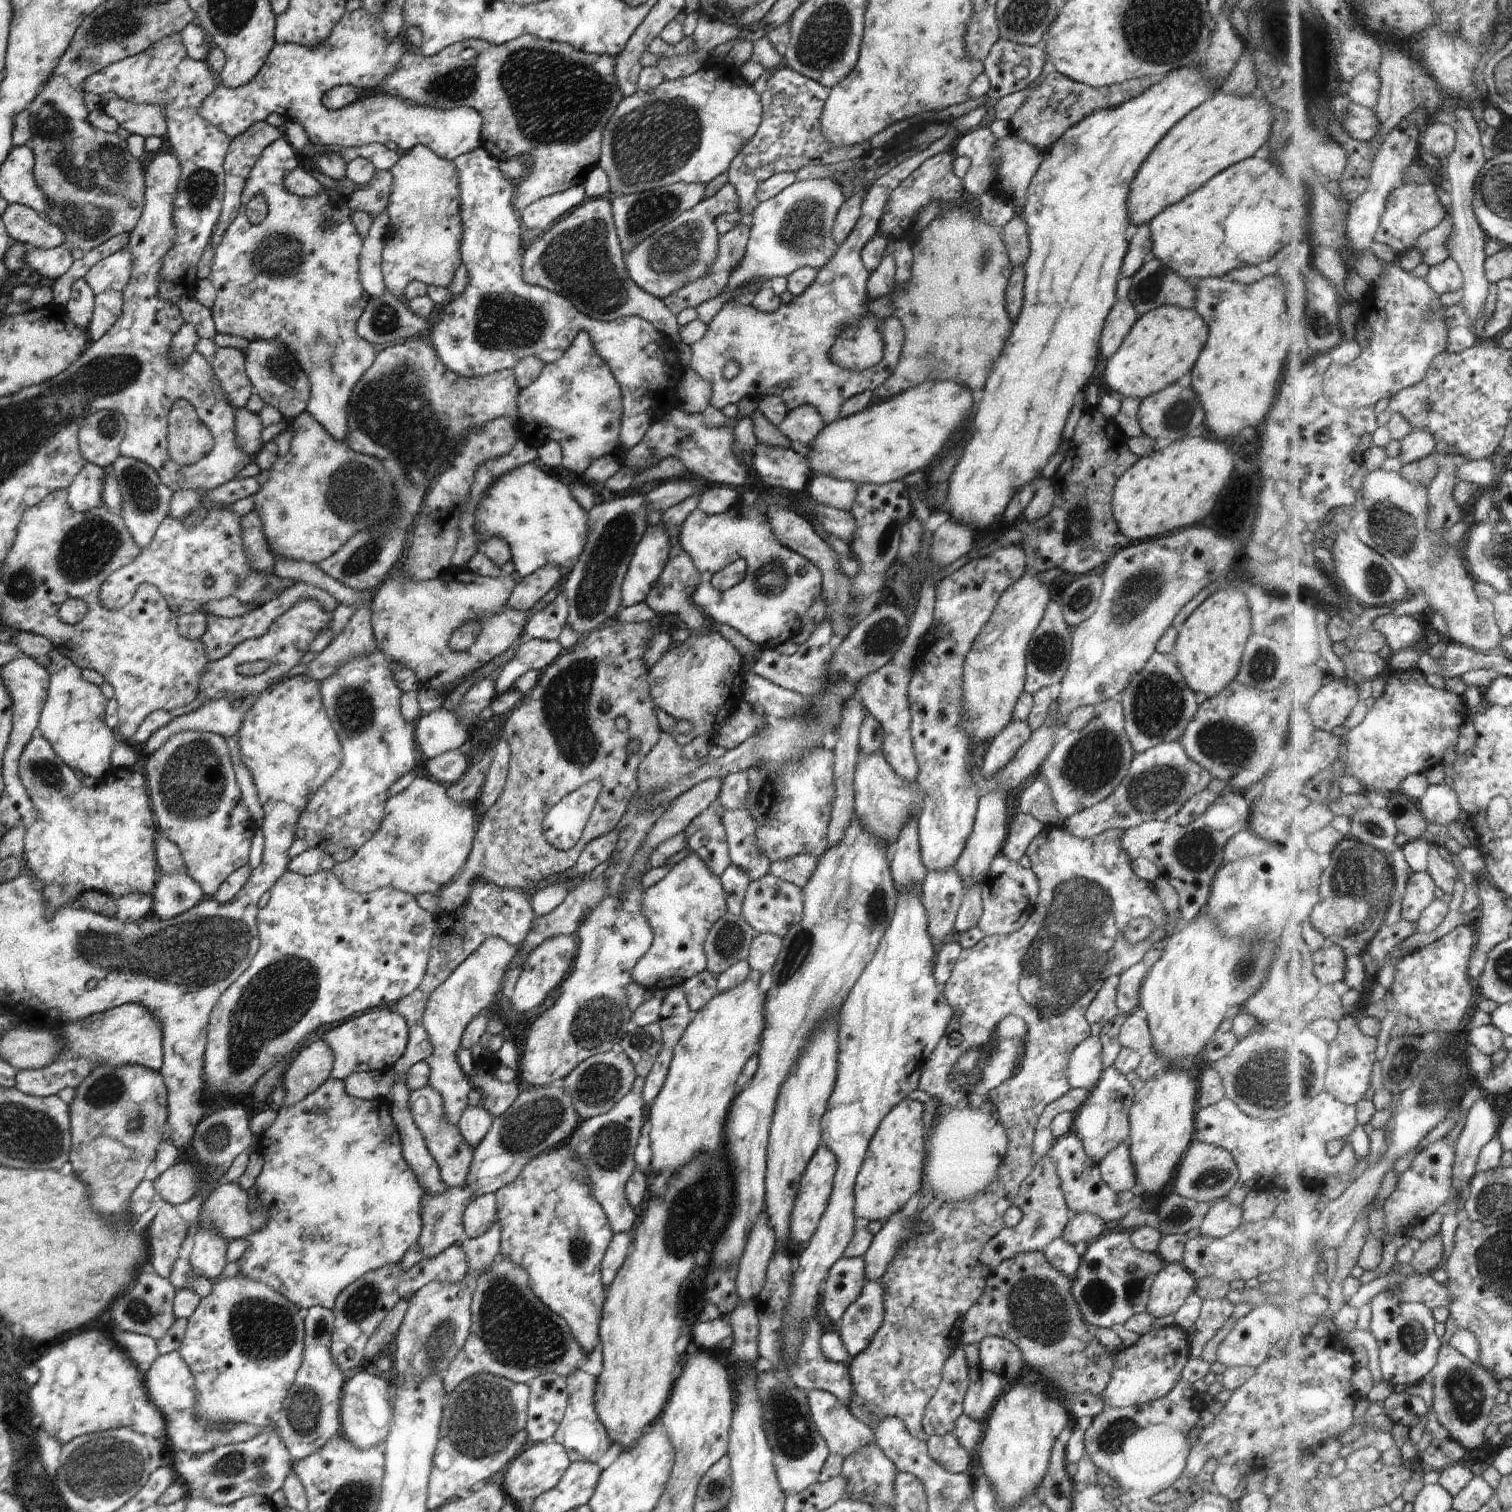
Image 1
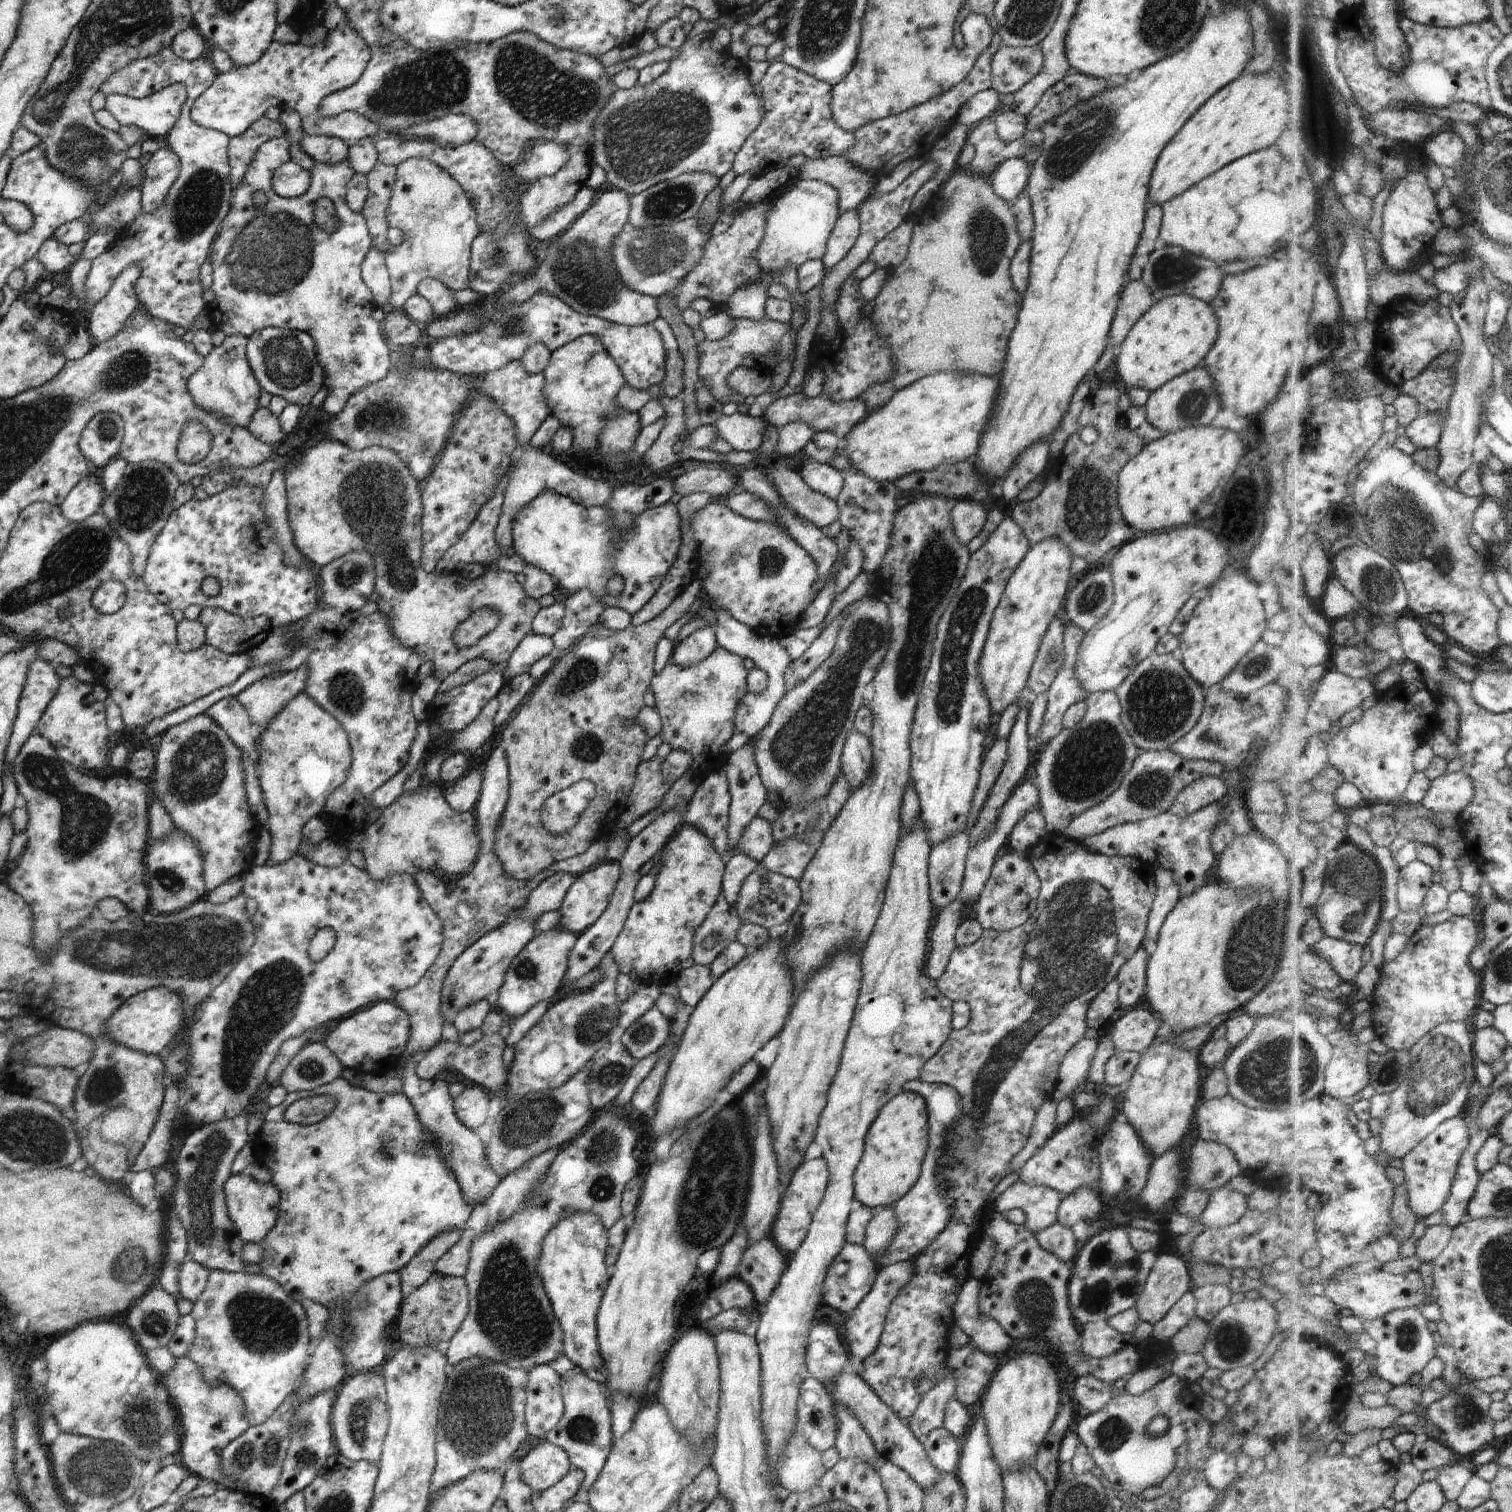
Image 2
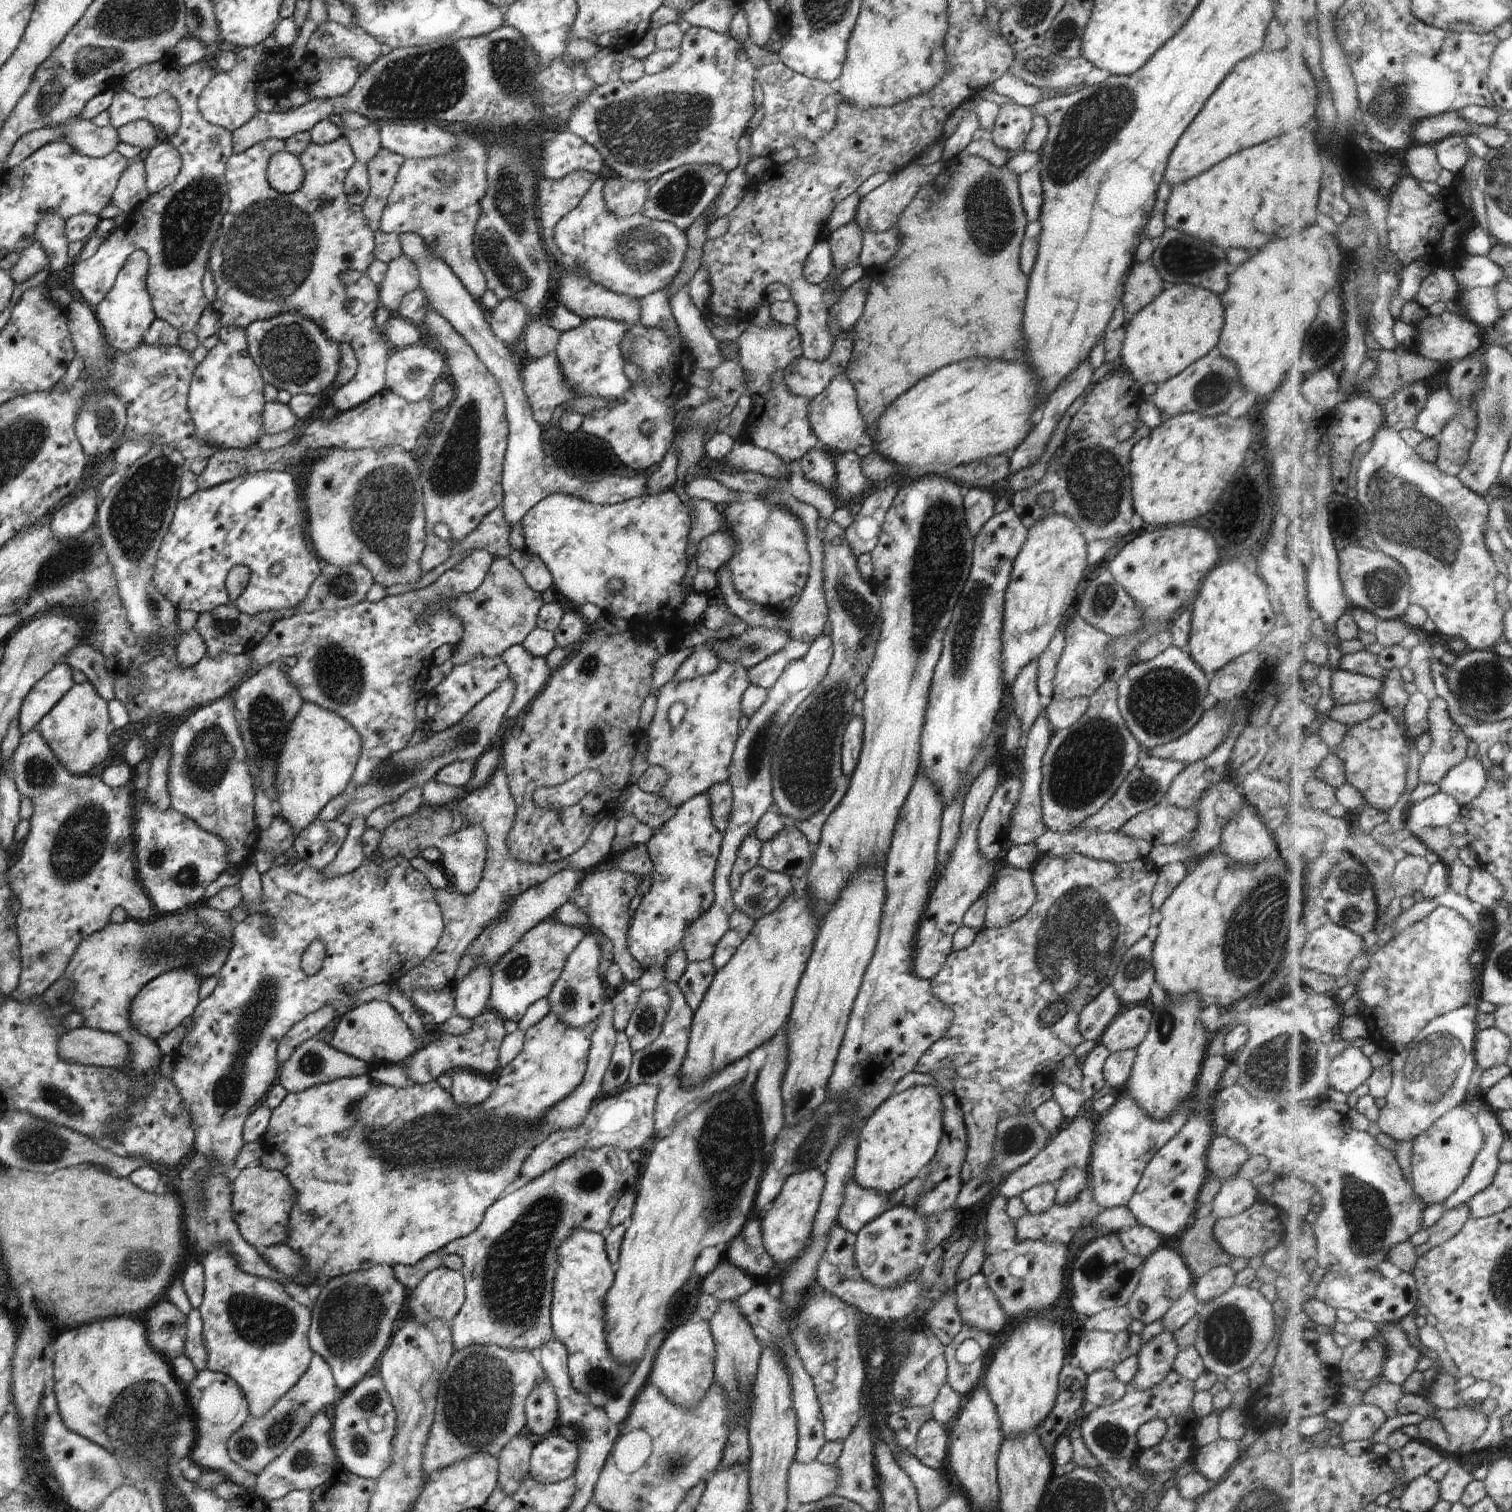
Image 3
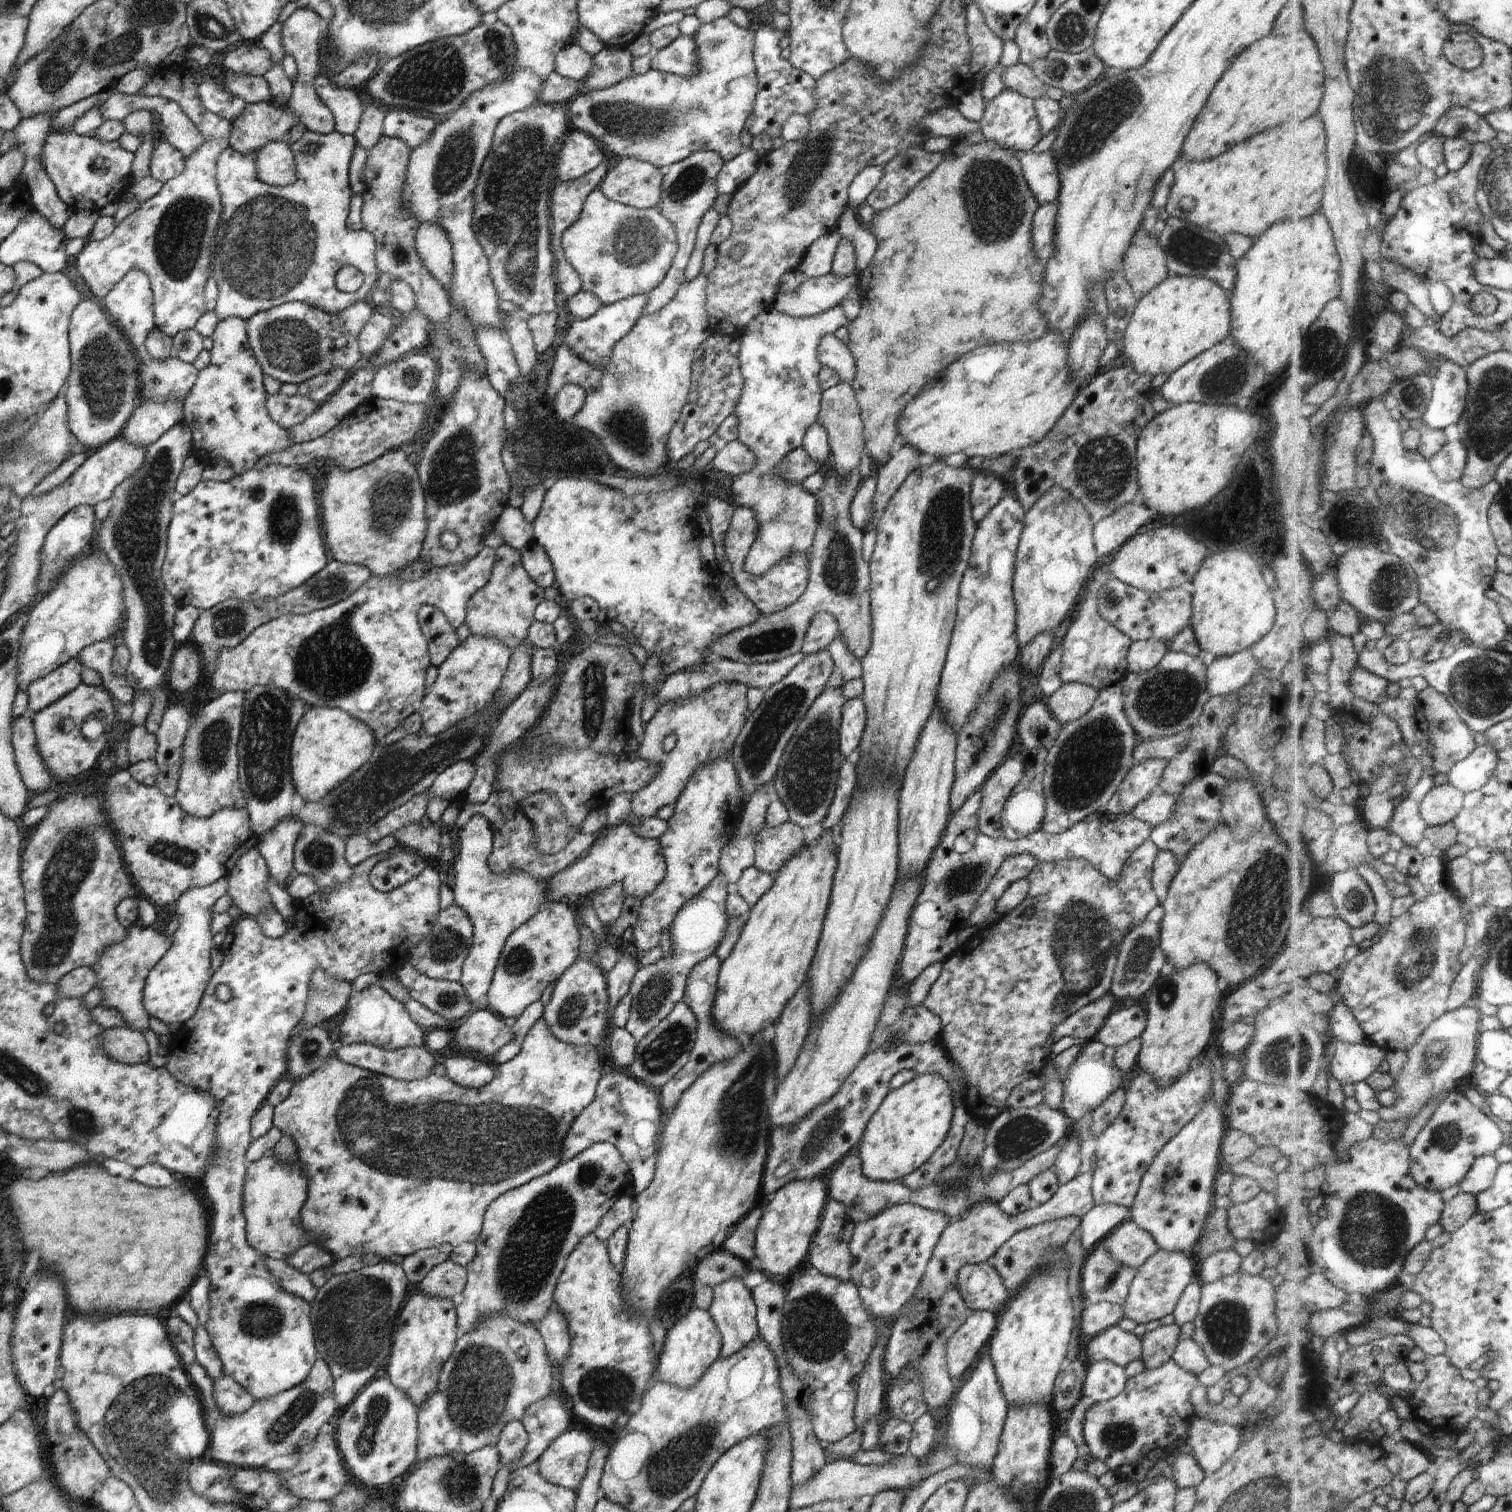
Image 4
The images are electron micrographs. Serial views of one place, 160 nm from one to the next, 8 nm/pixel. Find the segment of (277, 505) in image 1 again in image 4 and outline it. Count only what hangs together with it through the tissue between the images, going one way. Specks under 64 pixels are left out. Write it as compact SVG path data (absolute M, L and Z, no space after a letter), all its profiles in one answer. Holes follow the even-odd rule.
M403 450L388 451L376 460L352 470L332 464L325 476L324 488L318 495L318 501L325 547L335 561L362 565L372 575L383 577L408 567L420 558L427 536L425 494L417 467L408 461ZM503 544L495 550L494 566L488 582L466 604L463 624L468 626L471 635L494 637L513 651L520 645L528 644L527 632L535 621L535 608L543 600L543 589L528 576L520 553Z

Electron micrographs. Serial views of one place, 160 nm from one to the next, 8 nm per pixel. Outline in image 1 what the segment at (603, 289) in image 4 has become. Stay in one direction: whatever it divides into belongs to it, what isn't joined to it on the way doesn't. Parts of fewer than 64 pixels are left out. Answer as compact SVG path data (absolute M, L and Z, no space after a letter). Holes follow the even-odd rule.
M728 183L714 196L697 202L696 206L666 223L629 253L624 253L623 259L630 278L648 294L664 300L673 292L706 277L711 272L718 252L720 234L715 222L723 214L736 212L739 209L739 200L736 189ZM582 185L570 187L564 192L535 200L521 210L519 218L530 230L543 233L550 229L560 217L568 214L569 210L582 204L586 198Z

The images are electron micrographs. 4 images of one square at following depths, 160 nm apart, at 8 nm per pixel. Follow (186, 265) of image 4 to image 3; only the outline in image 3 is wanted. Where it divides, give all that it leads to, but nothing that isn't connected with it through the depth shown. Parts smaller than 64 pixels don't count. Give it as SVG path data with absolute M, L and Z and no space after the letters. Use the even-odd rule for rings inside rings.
M168 55L164 60L141 66L123 78L120 84L121 88L138 98L149 99L156 94L169 92L178 101L181 110L181 123L176 132L168 136L168 140L180 153L181 171L170 186L150 196L146 202L140 203L136 209L127 215L126 220L113 229L111 235L102 241L98 250L88 260L71 264L70 269L74 276L72 282L90 307L100 304L106 298L128 255L137 250L144 251L149 258L146 278L147 291L153 304L156 319L166 321L179 333L192 333L204 309L210 306L209 300L202 291L202 276L204 276L206 266L208 266L210 249L219 235L221 220L230 206L225 172L226 162L228 162L229 156L233 154L233 138L229 130L210 124L200 114L197 104L200 93L206 88L217 71L208 68L208 66L202 66L201 62L182 66L171 55Z

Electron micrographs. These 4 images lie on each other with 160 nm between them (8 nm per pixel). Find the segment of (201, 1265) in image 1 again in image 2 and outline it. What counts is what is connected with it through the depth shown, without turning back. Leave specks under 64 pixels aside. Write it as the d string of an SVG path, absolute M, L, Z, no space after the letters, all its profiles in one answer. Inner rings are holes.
M240 1114L231 1119L200 1125L184 1138L184 1144L175 1159L173 1212L178 1215L187 1232L187 1252L190 1252L192 1261L211 1271L233 1273L242 1271L245 1265L241 1257L245 1242L229 1219L223 1186L232 1175L231 1166L236 1155L252 1140L247 1133L246 1118Z

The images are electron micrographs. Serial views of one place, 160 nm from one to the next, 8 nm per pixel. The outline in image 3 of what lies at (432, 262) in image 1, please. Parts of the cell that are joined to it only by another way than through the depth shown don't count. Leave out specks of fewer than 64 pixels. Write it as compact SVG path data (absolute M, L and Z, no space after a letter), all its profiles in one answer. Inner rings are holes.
M464 131L457 136L458 148L451 155L428 157L427 159L409 159L403 163L396 175L387 205L384 207L380 230L385 233L414 233L422 237L428 245L428 252L444 261L449 269L457 276L464 288L480 298L487 288L485 276L476 262L473 251L473 238L476 223L480 218L481 200L487 189L487 147L490 140L486 132ZM402 254L387 263L387 271L379 287L379 301L388 311L396 312L405 294L419 288L417 264Z

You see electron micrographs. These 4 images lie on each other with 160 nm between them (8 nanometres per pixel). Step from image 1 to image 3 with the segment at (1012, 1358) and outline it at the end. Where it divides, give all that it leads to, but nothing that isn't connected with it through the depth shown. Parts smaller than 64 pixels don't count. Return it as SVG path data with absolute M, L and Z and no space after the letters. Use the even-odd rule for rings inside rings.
M981 1272L956 1284L955 1301L964 1325L992 1336L1004 1330L1008 1317L1000 1308L995 1294L988 1288L986 1277Z

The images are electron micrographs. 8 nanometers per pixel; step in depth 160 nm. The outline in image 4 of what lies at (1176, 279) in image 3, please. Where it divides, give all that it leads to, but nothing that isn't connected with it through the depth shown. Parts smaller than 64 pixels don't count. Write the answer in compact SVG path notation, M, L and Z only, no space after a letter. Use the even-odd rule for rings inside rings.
M1169 217L1165 220L1165 228L1156 239L1165 252L1170 275L1204 277L1216 282L1227 292L1234 288L1236 261L1231 257L1225 239L1216 233L1208 232L1176 217Z

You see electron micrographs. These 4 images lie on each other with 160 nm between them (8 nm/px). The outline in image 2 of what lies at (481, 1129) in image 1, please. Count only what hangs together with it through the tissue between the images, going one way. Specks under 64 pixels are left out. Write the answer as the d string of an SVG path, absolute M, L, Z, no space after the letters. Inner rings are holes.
M465 1086L464 1091L453 1099L453 1109L457 1119L470 1130L476 1130L488 1118L490 1097L481 1086Z

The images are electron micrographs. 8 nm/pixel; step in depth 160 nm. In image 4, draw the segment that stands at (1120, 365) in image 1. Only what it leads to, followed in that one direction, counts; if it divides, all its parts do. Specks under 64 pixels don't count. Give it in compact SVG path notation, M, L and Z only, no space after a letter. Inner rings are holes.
M1170 275L1148 294L1138 298L1124 331L1124 338L1121 340L1120 352L1124 352L1130 359L1138 374L1149 377L1155 377L1157 374L1169 374L1170 376L1189 360L1196 358L1230 336L1231 314L1228 296L1229 292L1210 279Z

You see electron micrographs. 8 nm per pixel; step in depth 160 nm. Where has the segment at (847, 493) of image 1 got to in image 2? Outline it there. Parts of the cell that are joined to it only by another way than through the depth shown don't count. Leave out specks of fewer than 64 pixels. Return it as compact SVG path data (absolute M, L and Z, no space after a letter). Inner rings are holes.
M820 459L815 462L806 462L800 467L798 473L812 490L832 500L839 497L846 477L844 472L836 470L830 463L821 462Z

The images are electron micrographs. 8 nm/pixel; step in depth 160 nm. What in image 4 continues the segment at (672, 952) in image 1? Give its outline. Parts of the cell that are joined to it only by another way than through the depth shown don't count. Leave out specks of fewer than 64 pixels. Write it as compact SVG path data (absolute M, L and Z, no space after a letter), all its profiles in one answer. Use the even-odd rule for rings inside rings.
M731 754L711 761L700 767L688 782L683 793L674 804L672 816L667 820L667 829L658 839L662 854L665 858L666 868L664 880L649 894L641 900L641 911L638 921L634 924L634 932L631 941L636 947L636 956L641 957L644 953L655 949L660 944L660 936L664 930L671 930L671 924L675 921L679 910L695 897L708 888L708 885L719 873L719 856L726 843L735 835L745 804L741 795L738 775L736 774Z

